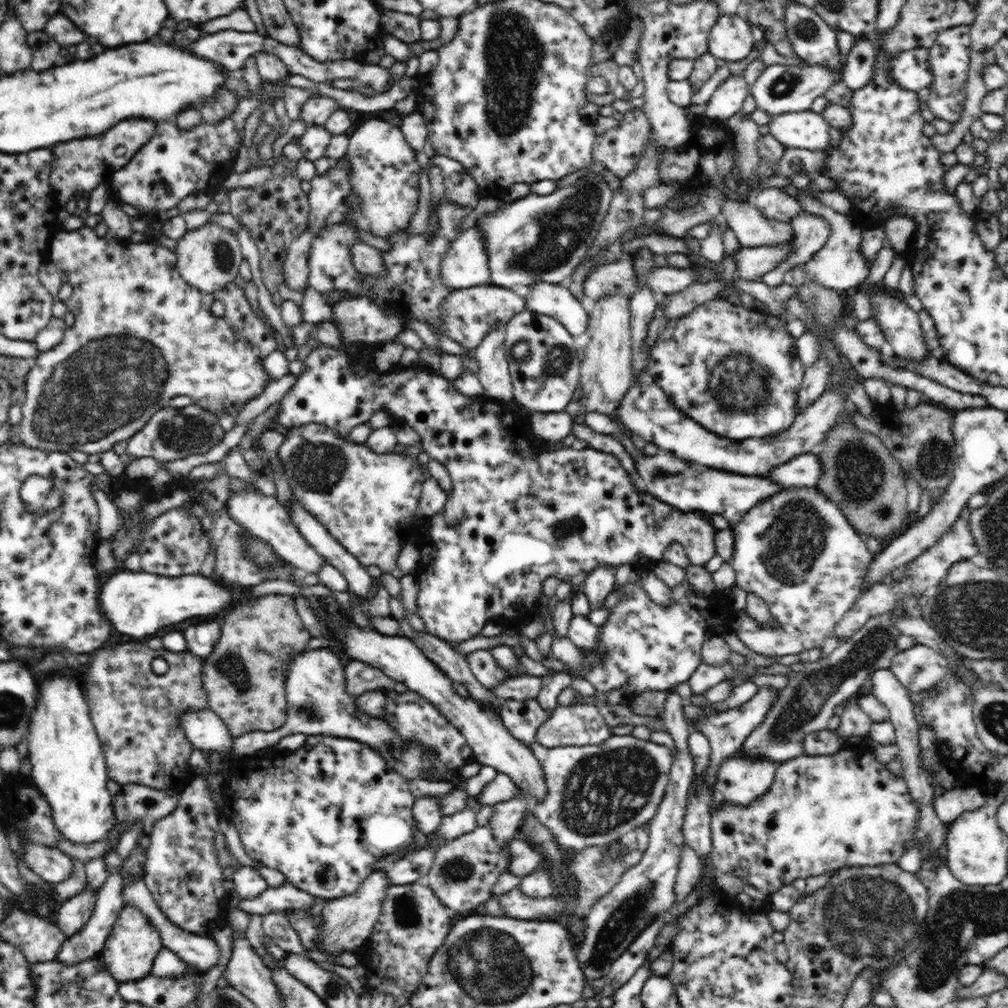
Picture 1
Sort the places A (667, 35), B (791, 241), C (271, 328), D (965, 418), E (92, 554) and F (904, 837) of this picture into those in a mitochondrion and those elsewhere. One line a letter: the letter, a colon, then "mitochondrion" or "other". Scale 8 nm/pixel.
A: other
B: other
C: other
D: other
E: other
F: other

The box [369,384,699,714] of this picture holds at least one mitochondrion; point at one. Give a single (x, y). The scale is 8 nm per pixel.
(567, 530)

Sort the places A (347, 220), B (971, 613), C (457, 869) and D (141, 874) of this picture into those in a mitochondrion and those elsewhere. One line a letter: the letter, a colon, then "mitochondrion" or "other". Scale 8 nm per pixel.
A: other
B: mitochondrion
C: mitochondrion
D: other

